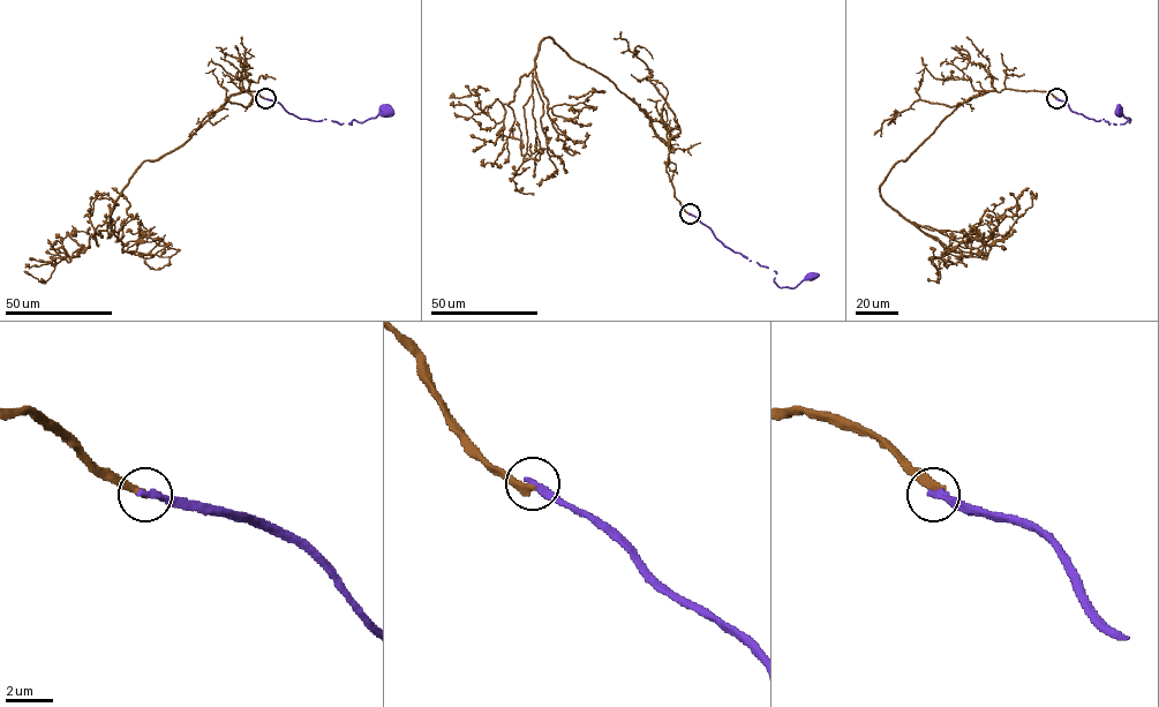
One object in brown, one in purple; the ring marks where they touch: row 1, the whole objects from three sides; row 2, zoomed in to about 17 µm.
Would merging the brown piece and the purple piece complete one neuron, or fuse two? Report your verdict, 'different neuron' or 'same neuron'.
different neuron

